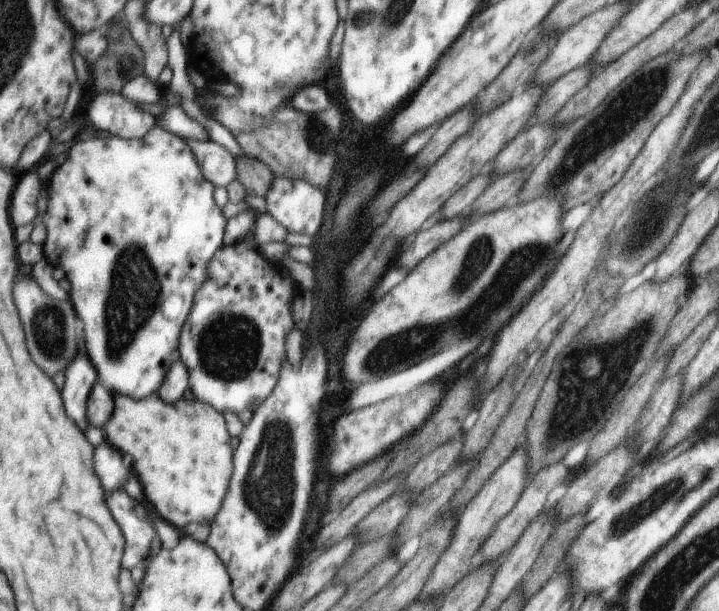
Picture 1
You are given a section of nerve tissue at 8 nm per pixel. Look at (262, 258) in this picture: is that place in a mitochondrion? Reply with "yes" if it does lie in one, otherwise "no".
no

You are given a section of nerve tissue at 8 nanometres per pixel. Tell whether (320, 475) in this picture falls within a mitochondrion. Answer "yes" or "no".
no

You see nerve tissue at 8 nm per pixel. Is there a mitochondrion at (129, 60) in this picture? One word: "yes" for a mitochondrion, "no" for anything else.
yes

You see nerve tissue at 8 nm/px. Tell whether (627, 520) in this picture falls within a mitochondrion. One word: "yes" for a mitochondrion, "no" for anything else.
yes

